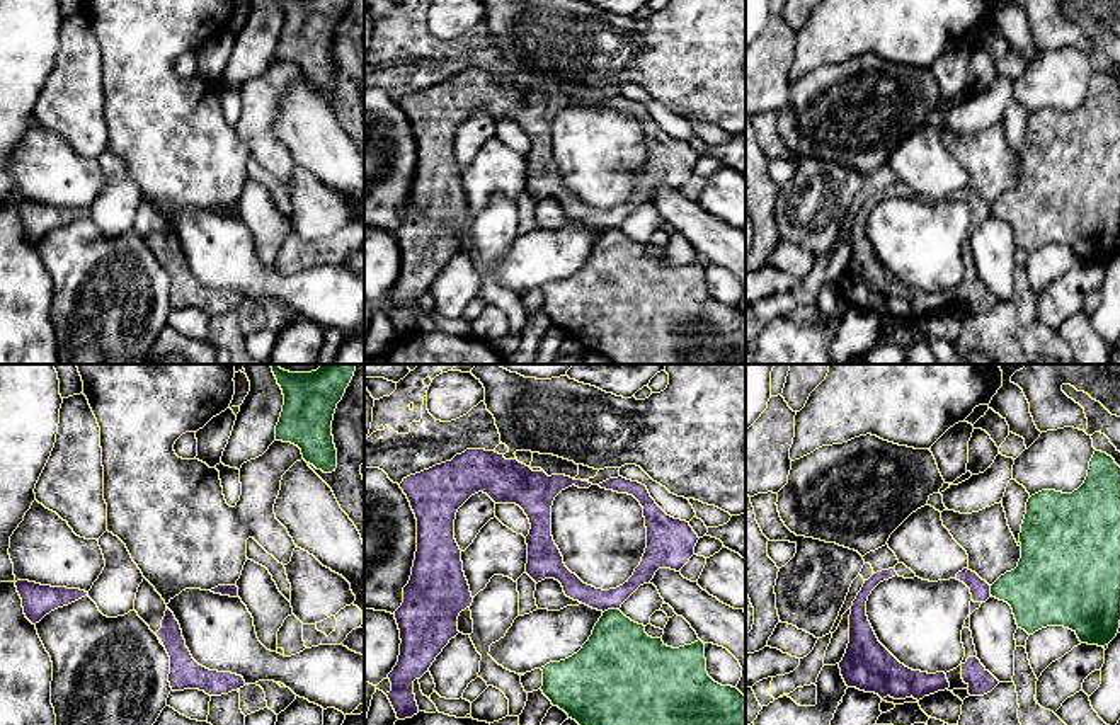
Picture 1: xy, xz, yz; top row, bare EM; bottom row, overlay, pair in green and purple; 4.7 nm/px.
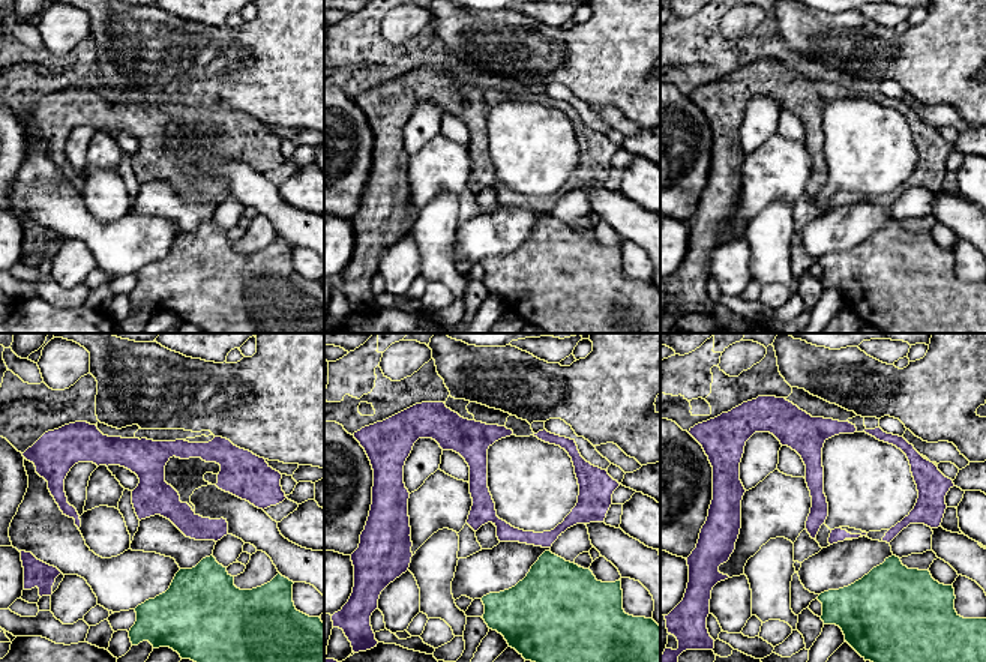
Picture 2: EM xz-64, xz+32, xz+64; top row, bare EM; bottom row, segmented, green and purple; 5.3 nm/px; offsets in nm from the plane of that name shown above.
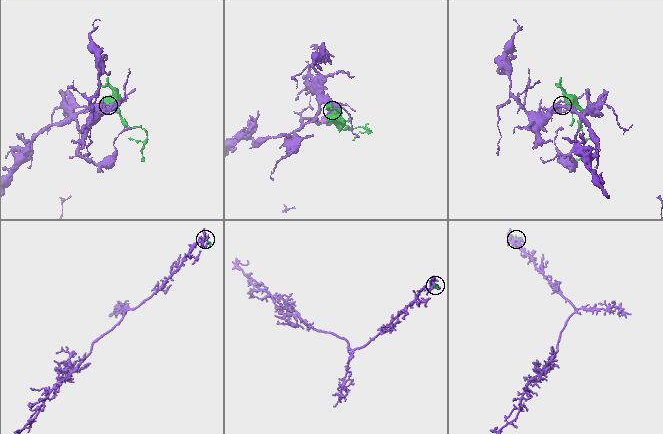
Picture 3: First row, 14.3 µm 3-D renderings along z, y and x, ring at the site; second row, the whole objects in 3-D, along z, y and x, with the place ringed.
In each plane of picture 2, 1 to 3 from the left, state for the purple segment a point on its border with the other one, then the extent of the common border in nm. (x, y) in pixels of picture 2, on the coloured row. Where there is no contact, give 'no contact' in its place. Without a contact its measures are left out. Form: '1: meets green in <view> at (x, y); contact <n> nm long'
1: no contact
2: no contact
3: no contact

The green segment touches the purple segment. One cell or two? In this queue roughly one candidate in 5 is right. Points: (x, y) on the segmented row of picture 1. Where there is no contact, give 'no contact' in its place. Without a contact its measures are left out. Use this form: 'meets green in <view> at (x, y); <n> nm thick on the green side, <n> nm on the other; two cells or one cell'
meets green in xz at (610, 610); 360 nm thick on the green side, 100 nm on the other; two cells

